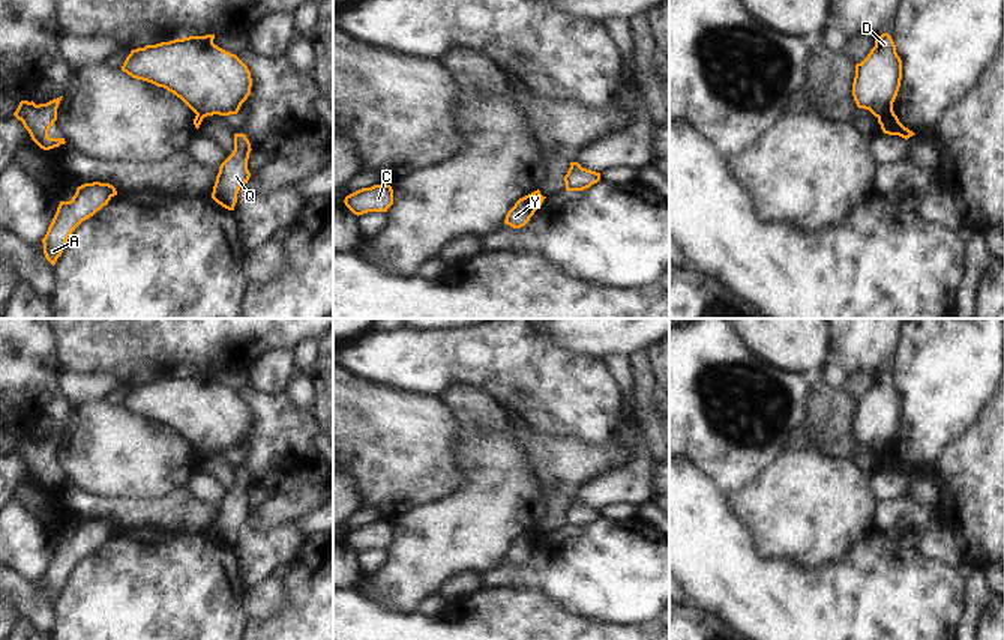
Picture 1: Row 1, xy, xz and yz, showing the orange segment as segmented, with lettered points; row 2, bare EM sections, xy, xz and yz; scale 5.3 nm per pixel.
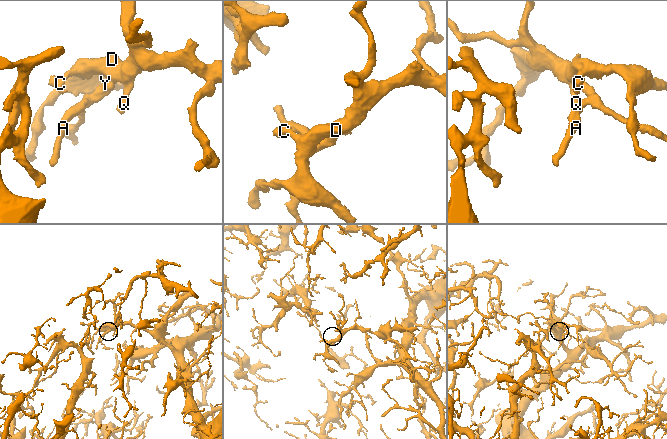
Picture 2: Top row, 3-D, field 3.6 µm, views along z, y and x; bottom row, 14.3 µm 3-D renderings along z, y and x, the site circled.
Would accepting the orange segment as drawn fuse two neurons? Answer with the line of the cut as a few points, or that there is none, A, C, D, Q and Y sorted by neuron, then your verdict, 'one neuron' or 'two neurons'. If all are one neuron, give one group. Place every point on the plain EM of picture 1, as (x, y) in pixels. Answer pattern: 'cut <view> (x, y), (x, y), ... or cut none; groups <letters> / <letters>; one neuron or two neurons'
cut yz (892, 446), (878, 455); groups A Y / C D Q; two neurons

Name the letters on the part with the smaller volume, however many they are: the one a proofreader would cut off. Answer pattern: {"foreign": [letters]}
{"foreign": ["A", "Y"]}

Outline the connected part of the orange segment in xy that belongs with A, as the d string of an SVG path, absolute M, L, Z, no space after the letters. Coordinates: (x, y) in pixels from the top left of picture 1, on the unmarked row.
M93 518L78 523L71 538L60 538L53 559L42 575L44 590L53 602L75 565L107 542L114 532L117 532L117 527L113 521Z

